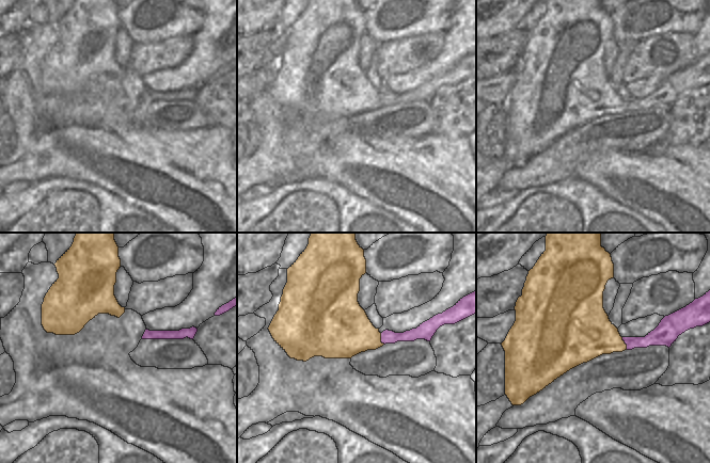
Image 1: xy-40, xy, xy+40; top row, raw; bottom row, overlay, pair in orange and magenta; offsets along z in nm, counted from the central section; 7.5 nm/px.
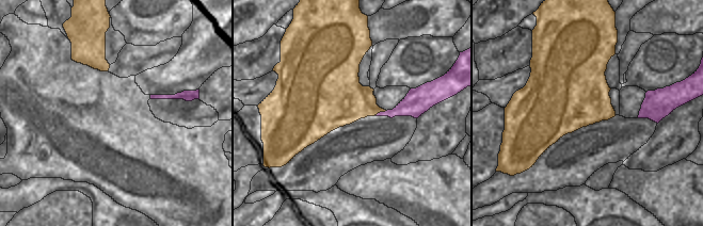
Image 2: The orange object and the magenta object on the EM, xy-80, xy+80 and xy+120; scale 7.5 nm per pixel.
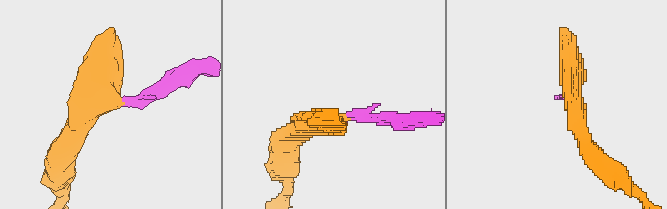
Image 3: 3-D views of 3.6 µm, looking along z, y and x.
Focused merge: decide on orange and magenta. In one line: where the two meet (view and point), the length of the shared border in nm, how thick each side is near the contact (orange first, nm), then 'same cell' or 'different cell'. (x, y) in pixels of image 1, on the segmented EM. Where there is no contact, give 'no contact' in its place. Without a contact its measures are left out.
xy (380, 339) | 90 nm | 360/100 nm | same cell

